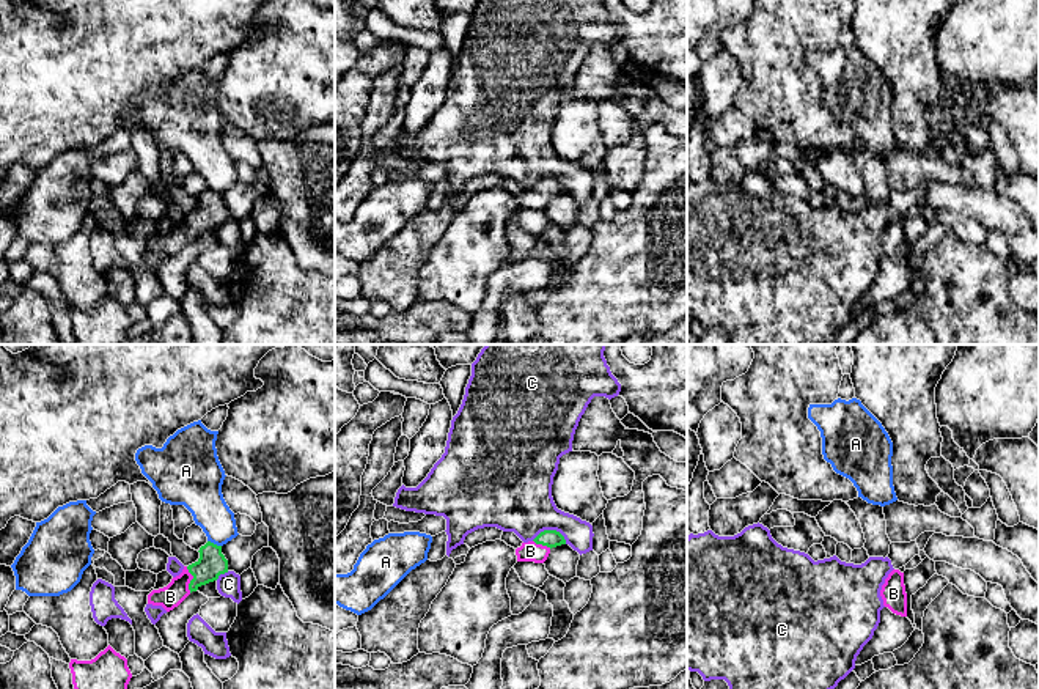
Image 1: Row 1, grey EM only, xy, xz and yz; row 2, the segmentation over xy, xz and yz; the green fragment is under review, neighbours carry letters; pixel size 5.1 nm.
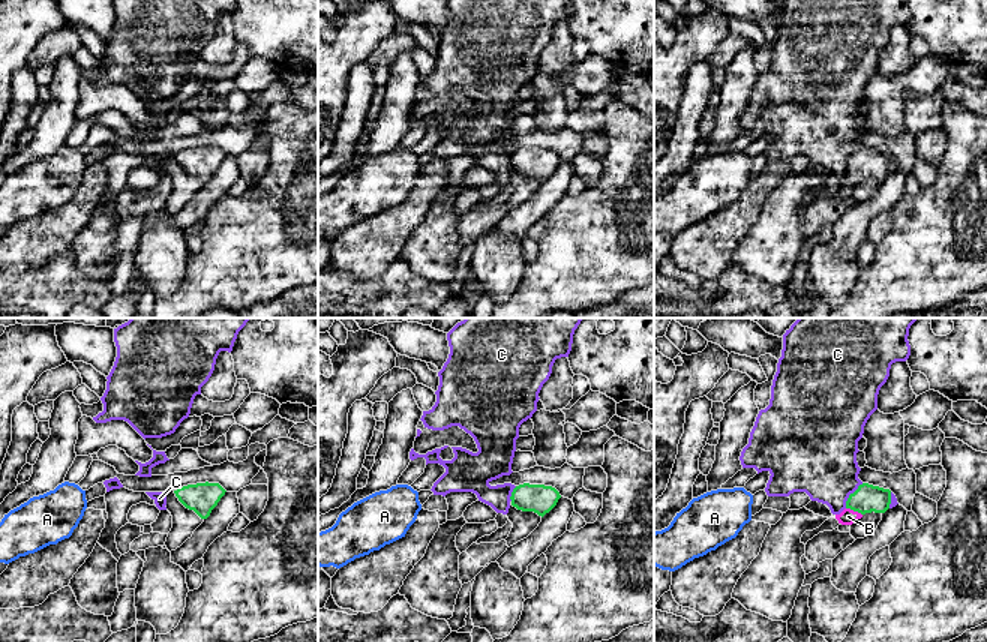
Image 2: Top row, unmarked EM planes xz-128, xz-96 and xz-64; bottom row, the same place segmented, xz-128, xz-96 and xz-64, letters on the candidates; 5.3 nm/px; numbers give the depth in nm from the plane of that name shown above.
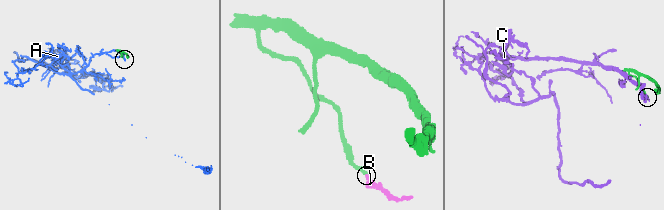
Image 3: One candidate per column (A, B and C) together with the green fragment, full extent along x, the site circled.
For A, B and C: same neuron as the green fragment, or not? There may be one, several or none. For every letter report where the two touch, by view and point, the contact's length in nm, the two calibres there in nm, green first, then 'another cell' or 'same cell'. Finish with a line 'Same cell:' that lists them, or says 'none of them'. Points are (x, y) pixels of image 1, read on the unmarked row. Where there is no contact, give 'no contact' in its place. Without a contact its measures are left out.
A: contact xy (212, 191); length 80 nm; calibres 140 and 200 nm; another cell
B: contact xy (192, 227); length 140 nm; calibres 140 and 120 nm; same cell
C: contact xz (550, 178); length 180 nm; calibres 90 and 360 nm; another cell
Same cell: B

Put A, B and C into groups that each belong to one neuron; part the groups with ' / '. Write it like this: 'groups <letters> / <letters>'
groups A / B / C

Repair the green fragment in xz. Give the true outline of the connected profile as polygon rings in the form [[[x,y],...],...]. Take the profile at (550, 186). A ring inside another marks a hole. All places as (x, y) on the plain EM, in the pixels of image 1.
[[[544,178],[533,189],[522,190],[516,197],[517,209],[544,211],[552,195],[566,192],[564,184],[556,178]]]

